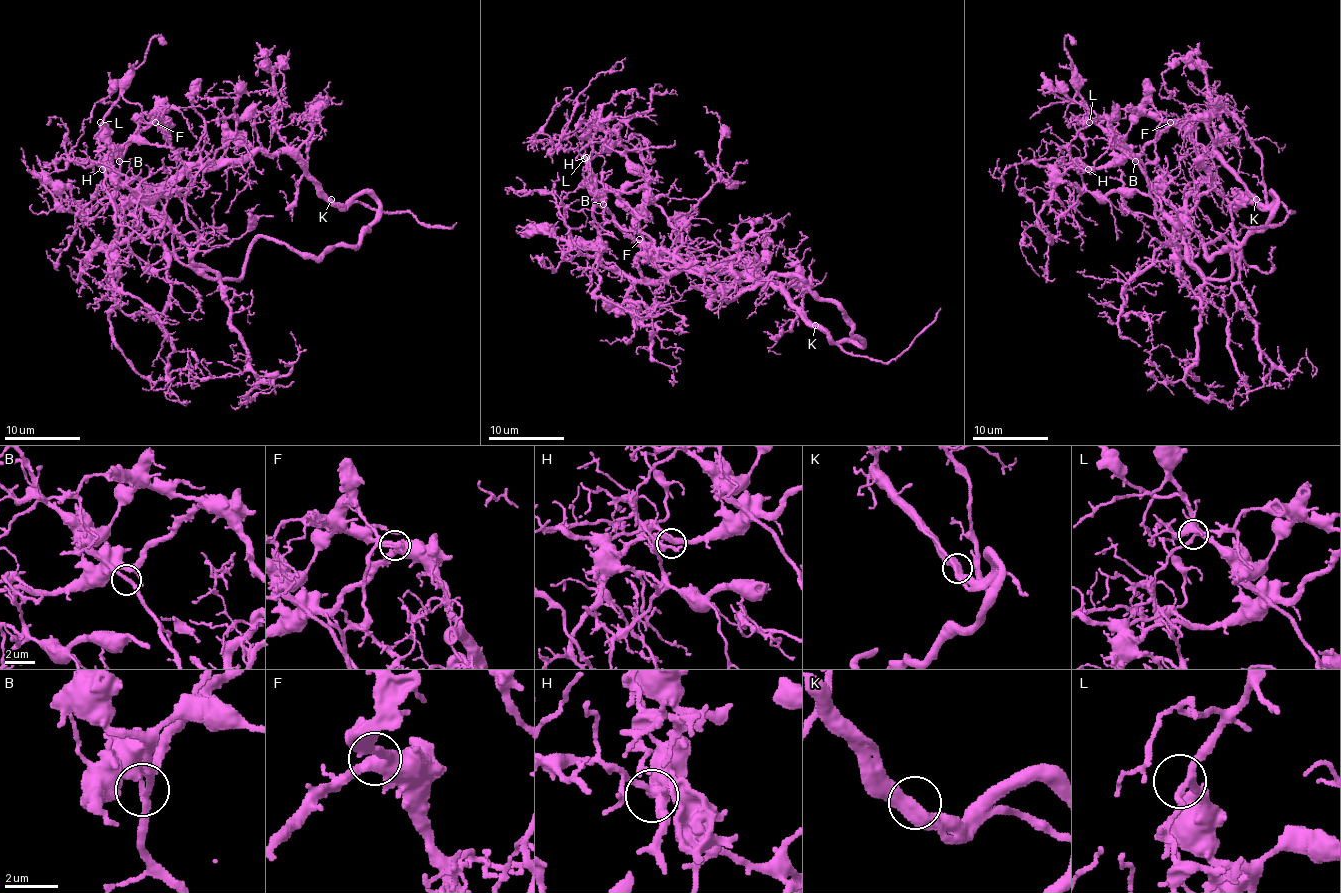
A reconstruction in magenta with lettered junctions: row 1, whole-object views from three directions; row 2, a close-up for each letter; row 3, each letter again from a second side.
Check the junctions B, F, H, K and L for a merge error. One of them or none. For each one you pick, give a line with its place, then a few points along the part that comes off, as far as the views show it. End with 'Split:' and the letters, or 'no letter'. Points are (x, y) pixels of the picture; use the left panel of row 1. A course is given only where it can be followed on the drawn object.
Split: no letter

